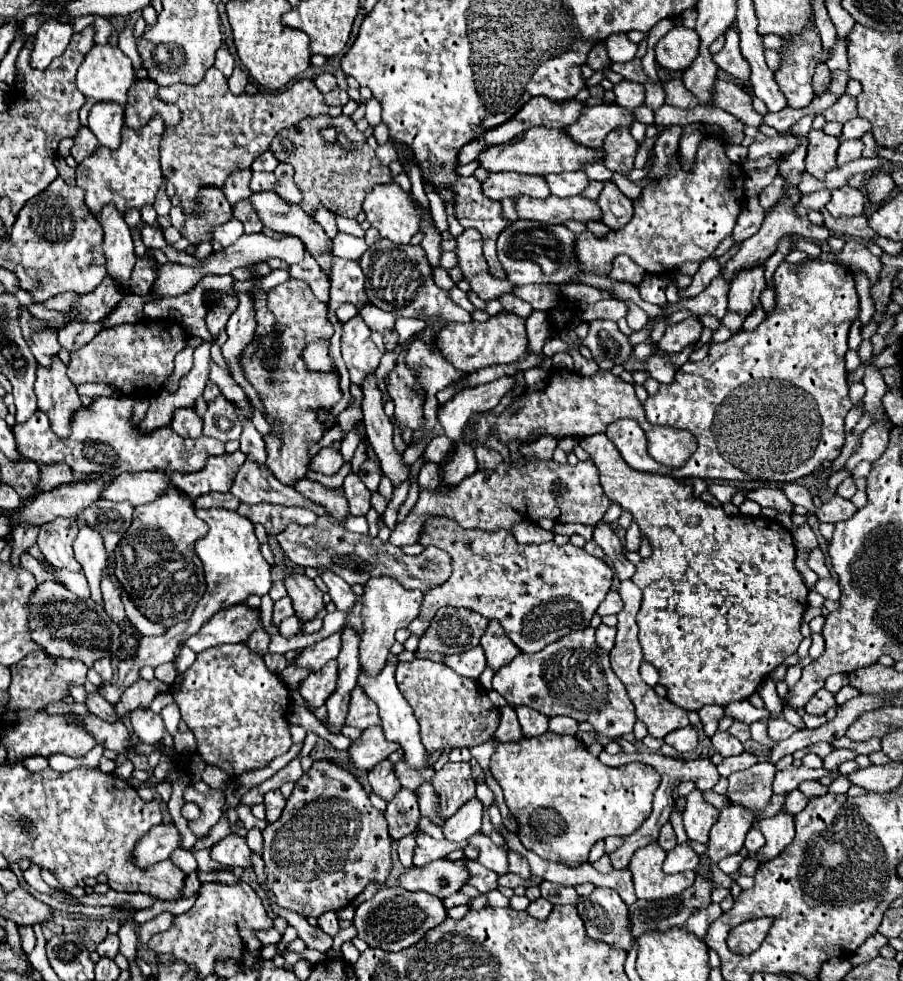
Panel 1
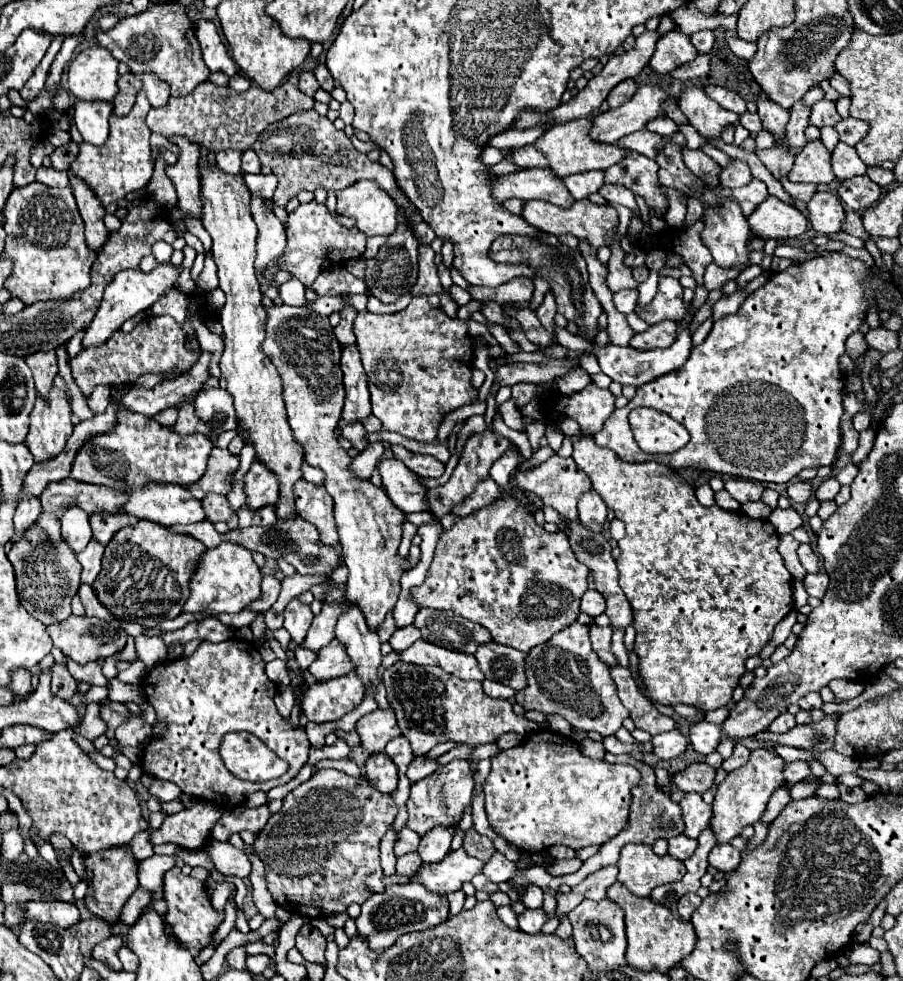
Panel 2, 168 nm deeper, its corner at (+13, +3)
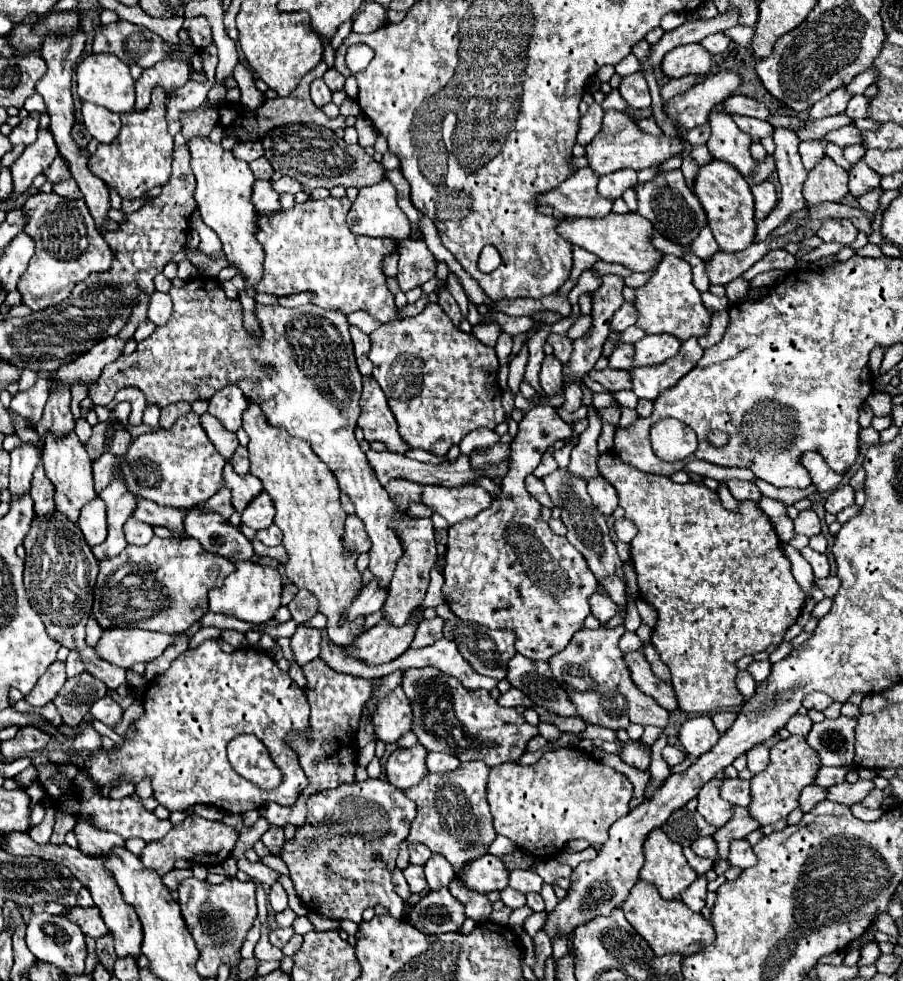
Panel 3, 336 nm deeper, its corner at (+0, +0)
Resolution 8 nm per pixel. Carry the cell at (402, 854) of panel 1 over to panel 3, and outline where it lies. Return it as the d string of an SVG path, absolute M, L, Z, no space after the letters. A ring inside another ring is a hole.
M410 844L408 850L410 850L410 862L414 862L414 864L426 864L428 858L432 856L432 852L426 844Z

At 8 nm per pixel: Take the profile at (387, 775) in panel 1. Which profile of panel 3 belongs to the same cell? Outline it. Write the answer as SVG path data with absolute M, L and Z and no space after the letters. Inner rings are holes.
M422 746L396 748L386 760L386 780L400 790L416 786L428 774L428 768L424 764L426 754L428 752Z

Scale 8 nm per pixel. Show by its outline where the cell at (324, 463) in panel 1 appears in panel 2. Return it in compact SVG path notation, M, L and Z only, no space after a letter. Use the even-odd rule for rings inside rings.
M305 465L303 475L305 475L305 479L307 479L309 483L315 483L315 485L323 485L323 483L325 483L325 475L323 475L319 469L311 467L311 465Z

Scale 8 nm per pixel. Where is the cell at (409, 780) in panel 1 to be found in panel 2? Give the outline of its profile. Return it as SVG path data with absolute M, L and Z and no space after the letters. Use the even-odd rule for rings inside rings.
M425 755L413 757L413 761L409 763L409 769L407 769L407 777L409 777L411 783L415 783L415 781L431 775L437 767L439 767L439 765L437 765L437 759L429 759L429 757L425 757Z

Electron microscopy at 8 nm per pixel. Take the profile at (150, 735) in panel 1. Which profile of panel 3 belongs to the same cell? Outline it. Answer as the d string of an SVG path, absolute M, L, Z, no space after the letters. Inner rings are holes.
M104 696L92 704L90 716L104 722L108 728L116 728L122 722L122 708L112 696Z

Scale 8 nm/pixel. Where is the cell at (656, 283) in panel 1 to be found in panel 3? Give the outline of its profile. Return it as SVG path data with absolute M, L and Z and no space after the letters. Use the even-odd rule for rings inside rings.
M624 302L620 306L620 310L612 318L612 330L620 330L622 332L628 326L634 326L636 320L638 320L638 310L634 310L632 302Z

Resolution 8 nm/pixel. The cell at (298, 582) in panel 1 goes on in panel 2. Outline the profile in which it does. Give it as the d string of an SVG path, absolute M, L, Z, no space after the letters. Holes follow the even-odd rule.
M293 599L293 601L287 605L283 627L289 631L291 641L295 641L297 645L303 643L303 639L305 639L305 635L307 635L307 629L311 627L311 621L313 621L313 613L311 613L309 605L299 603L297 599Z

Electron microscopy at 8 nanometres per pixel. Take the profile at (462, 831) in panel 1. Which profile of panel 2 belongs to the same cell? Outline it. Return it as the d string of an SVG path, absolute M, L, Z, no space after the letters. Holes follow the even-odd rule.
M435 827L433 831L429 831L429 835L421 837L421 843L417 849L421 861L423 863L441 861L451 849L451 839L453 839L453 831L449 831L447 827Z

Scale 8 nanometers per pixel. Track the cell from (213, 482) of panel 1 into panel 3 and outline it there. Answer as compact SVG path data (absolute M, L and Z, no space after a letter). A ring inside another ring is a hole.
M230 460L224 466L222 478L224 478L224 486L232 492L232 506L236 508L236 512L242 512L246 504L262 490L262 482L254 474L250 472L246 476L236 474Z

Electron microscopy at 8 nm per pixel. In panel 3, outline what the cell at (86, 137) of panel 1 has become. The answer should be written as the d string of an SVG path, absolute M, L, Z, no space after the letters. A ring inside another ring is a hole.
M56 156L56 158L54 158L54 162L46 168L46 172L44 172L44 174L48 176L48 180L50 180L52 184L72 178L72 174L70 174L70 170L68 170L68 166L66 166L66 160L64 160L62 156Z

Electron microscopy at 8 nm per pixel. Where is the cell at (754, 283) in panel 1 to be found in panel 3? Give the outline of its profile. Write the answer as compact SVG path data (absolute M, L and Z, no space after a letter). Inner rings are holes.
M714 160L706 166L702 166L698 170L696 182L694 182L694 194L698 196L706 216L708 216L708 224L714 232L716 244L720 252L738 252L744 250L746 246L750 246L756 238L756 222L754 222L754 198L750 192L748 182L744 180L742 174L738 174L738 170L734 170L734 166L722 162L722 160Z

